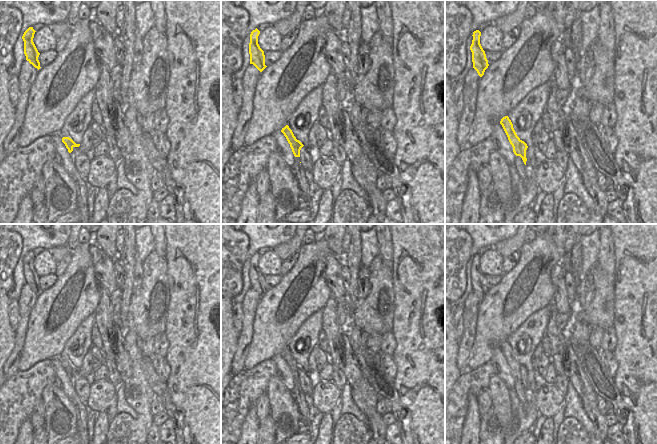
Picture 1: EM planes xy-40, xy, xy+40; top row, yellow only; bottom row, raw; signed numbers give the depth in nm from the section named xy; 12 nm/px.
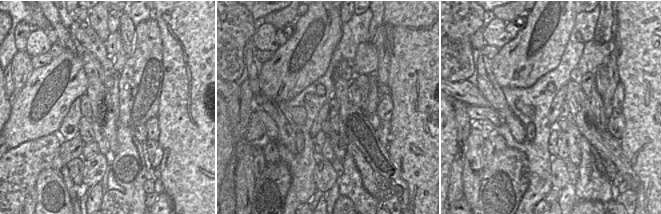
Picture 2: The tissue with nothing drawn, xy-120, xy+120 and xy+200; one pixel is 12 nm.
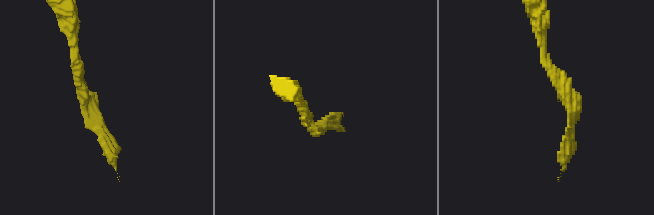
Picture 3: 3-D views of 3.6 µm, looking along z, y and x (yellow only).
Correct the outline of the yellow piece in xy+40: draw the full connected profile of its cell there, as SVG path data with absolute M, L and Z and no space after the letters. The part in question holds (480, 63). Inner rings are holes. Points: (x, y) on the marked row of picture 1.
M476 30L473 32L473 40L470 46L472 52L473 68L477 71L478 75L482 77L485 70L488 68L488 60L486 58L485 51L480 44L481 32Z

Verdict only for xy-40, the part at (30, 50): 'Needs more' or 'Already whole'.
Already whole

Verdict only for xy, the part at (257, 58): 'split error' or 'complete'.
complete

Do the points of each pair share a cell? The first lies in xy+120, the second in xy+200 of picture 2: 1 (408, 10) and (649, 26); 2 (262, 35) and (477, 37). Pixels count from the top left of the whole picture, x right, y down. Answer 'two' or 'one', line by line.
1: one
2: two

